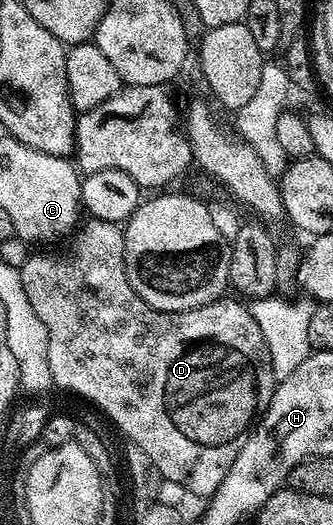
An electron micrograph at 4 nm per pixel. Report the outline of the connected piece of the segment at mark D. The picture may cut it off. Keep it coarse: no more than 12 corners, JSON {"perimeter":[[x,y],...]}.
{"perimeter":[[94,218],[19,269],[51,368],[188,493],[275,393],[250,307],[162,312]]}

